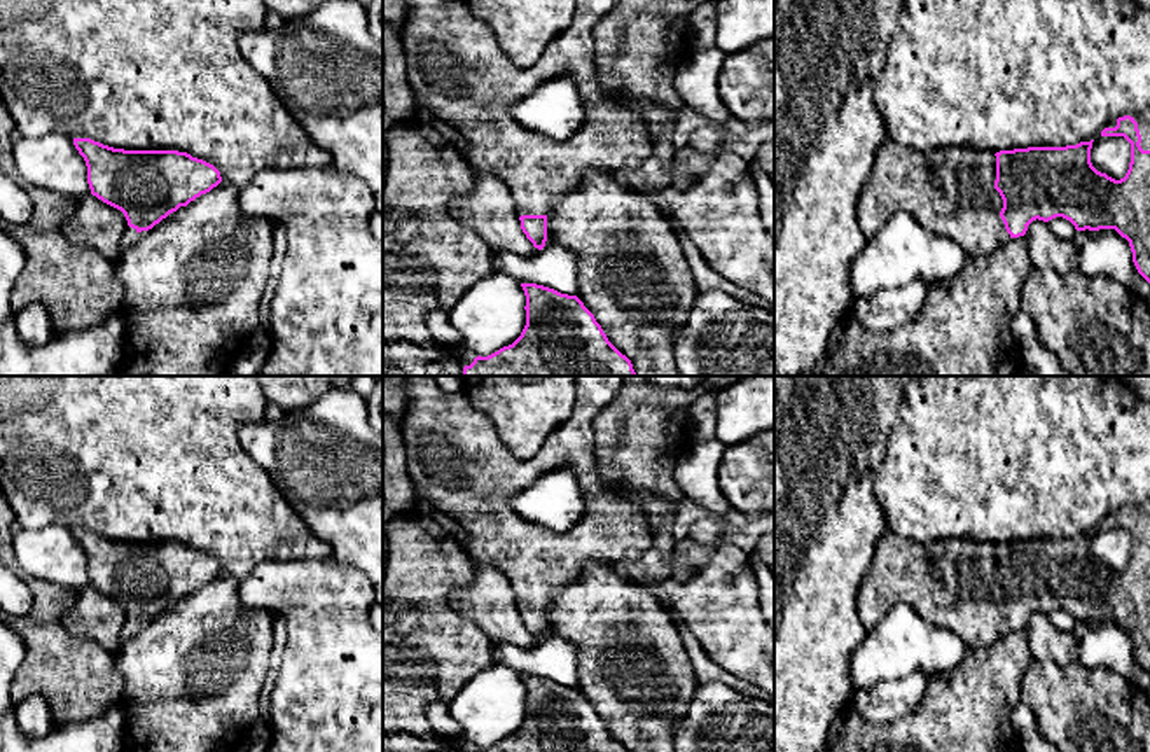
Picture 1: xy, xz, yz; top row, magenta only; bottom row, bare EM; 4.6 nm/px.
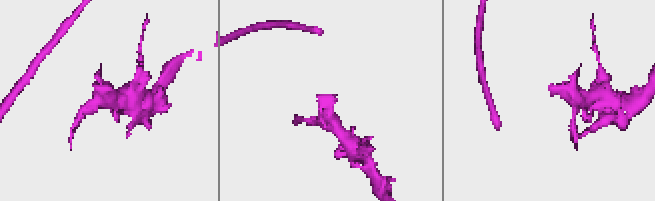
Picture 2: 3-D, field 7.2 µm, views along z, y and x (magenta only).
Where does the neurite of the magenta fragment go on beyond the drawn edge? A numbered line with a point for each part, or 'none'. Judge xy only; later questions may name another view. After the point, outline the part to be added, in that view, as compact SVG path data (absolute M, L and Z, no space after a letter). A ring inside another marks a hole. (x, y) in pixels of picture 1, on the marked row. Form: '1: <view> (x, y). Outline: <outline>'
none

